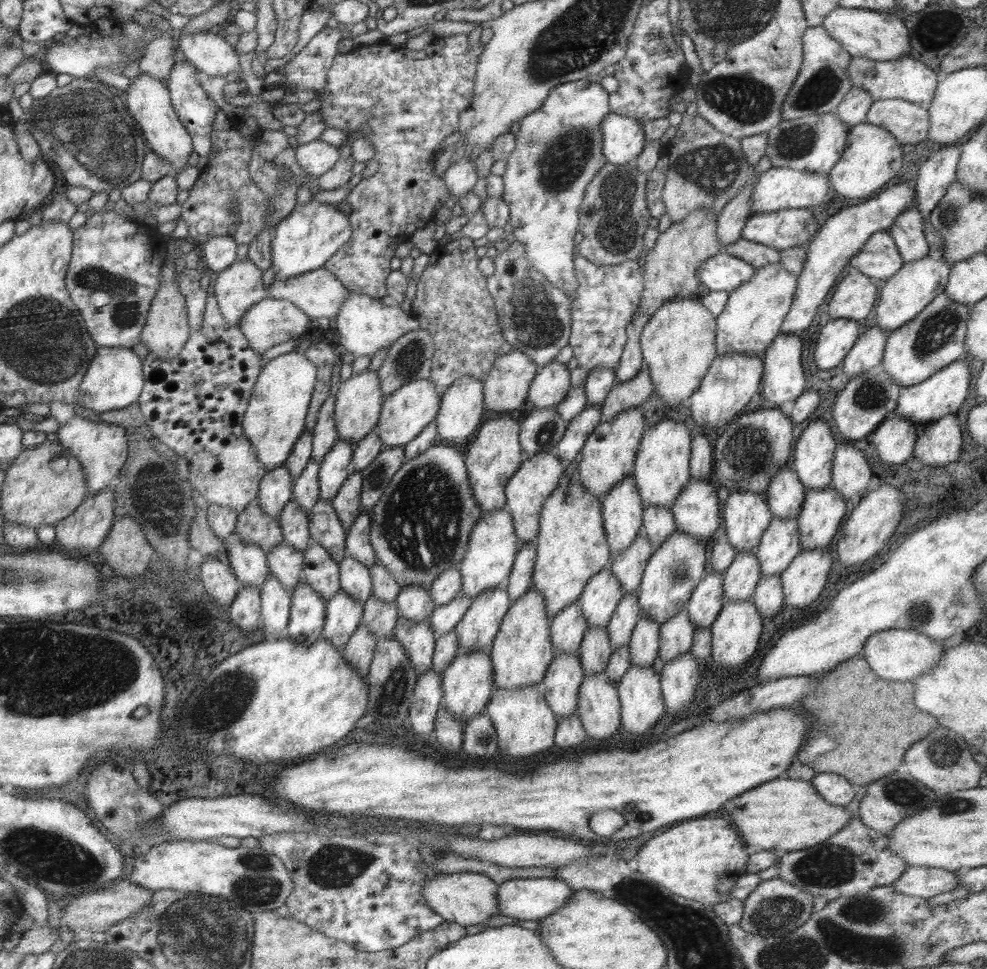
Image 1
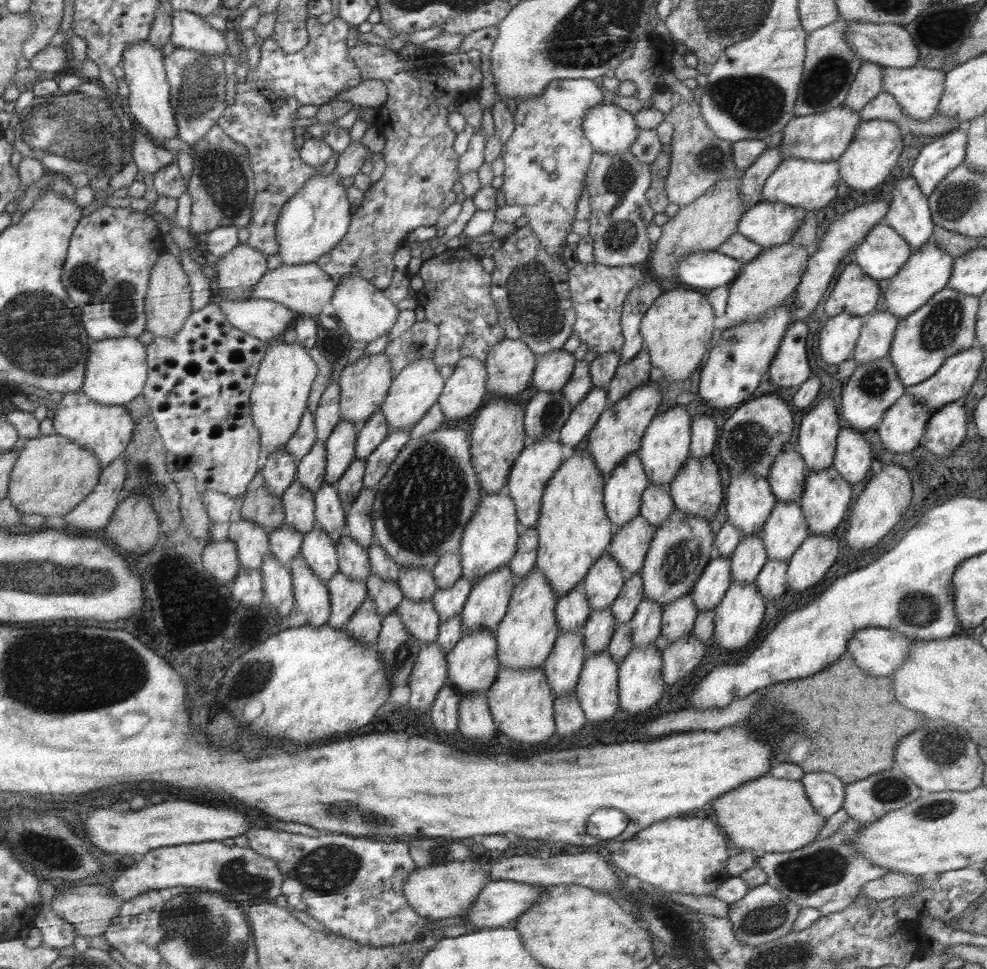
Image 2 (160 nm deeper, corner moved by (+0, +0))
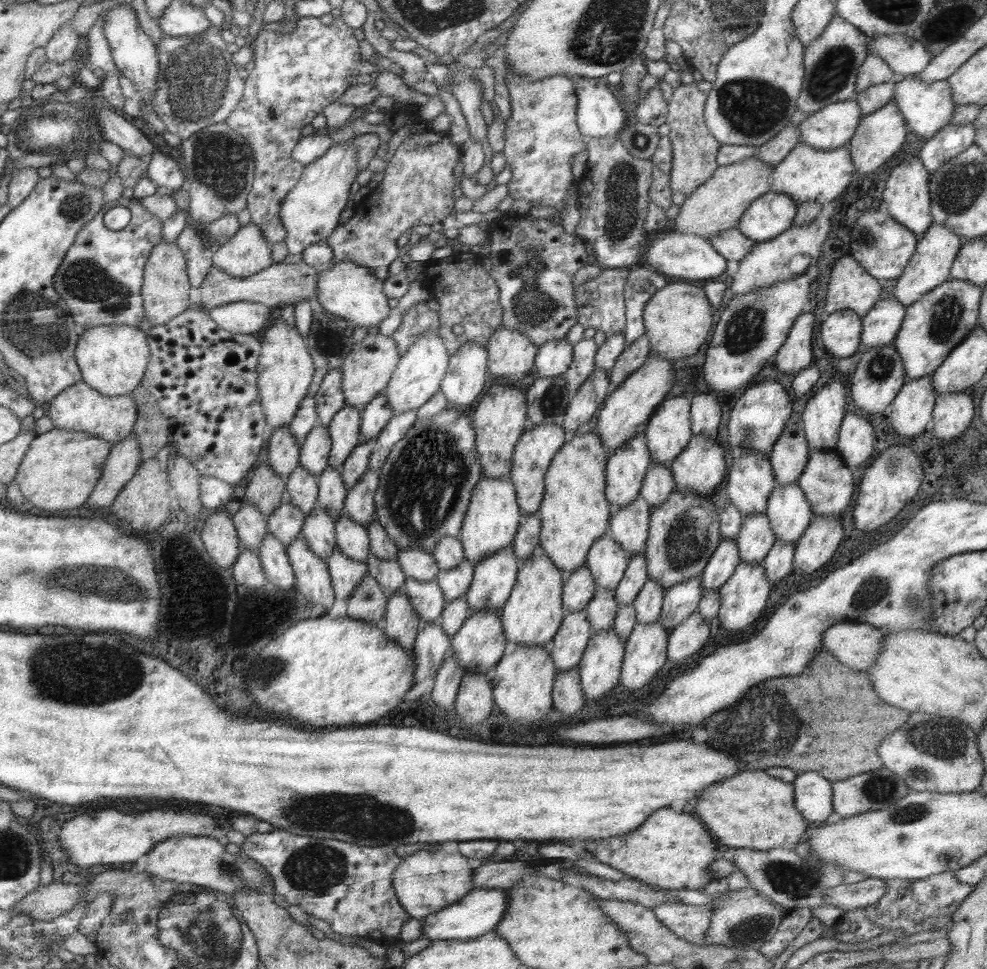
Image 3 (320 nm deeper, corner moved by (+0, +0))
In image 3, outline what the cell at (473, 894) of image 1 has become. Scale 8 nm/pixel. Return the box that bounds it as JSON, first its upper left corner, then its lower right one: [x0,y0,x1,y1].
[391,843,473,918]

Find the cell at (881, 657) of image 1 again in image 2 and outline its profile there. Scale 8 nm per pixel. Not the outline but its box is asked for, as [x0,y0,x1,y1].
[846,627,915,677]

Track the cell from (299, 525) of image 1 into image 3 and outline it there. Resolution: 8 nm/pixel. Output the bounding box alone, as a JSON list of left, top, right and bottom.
[285,464,318,516]

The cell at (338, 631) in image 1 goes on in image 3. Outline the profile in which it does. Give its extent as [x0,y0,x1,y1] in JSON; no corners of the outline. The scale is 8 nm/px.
[325,546,367,600]

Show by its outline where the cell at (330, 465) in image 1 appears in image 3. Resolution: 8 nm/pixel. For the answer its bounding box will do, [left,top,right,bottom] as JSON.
[326,405,360,468]

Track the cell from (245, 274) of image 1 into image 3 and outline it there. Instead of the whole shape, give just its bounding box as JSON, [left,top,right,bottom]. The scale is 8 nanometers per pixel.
[212,222,274,278]

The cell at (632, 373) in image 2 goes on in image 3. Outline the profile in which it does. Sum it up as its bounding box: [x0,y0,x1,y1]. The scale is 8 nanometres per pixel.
[608,333,651,386]

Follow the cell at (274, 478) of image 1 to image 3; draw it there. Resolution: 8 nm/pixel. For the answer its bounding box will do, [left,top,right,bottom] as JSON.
[265,425,300,479]

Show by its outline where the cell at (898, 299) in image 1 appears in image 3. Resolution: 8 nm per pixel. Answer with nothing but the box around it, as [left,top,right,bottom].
[892,222,963,306]

